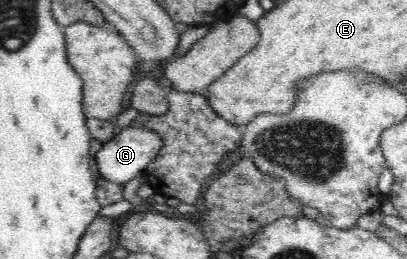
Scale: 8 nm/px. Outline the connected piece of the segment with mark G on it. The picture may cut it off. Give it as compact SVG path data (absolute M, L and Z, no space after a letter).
M130 125L123 128L118 135L103 144L96 153L95 160L100 176L109 182L127 184L135 176L140 176L144 173L147 165L157 156L163 143L158 132Z

